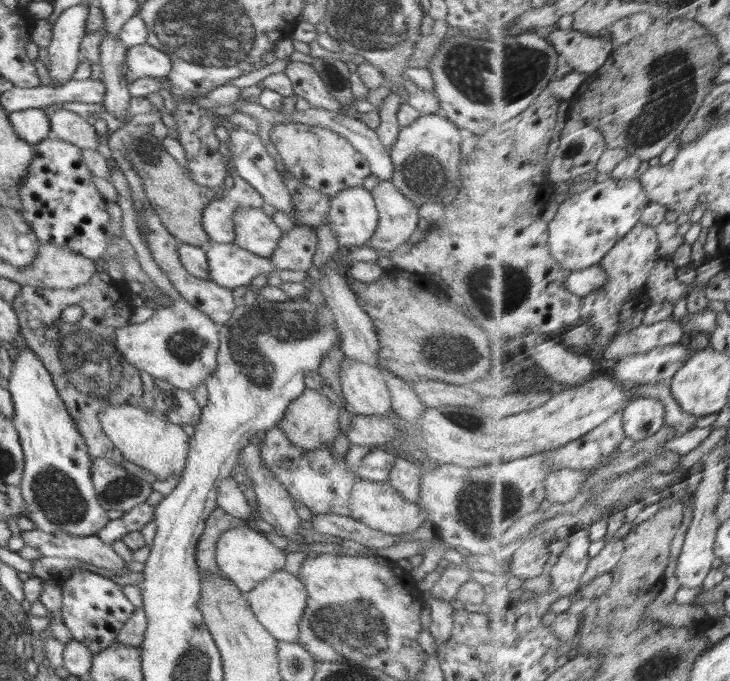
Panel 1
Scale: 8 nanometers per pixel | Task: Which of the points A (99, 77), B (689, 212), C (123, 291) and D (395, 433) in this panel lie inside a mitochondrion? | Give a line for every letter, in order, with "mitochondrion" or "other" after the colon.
A: other
B: other
C: other
D: other

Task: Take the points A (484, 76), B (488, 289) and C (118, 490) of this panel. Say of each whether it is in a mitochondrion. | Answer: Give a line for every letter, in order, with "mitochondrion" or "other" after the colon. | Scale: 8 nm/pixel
A: mitochondrion
B: mitochondrion
C: mitochondrion

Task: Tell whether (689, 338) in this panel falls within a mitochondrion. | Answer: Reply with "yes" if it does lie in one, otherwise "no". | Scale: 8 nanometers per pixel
no

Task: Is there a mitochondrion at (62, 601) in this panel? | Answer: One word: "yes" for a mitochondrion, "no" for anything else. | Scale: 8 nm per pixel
no

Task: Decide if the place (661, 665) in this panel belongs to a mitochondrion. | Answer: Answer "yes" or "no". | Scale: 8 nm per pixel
yes

